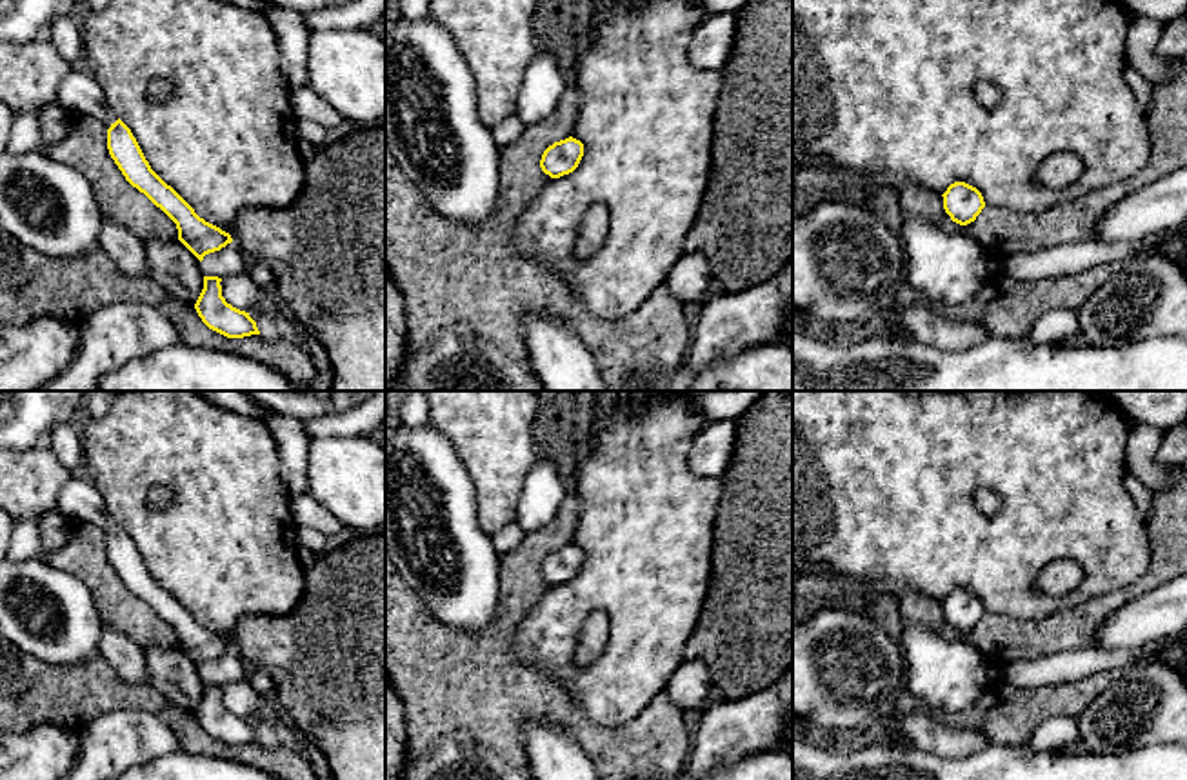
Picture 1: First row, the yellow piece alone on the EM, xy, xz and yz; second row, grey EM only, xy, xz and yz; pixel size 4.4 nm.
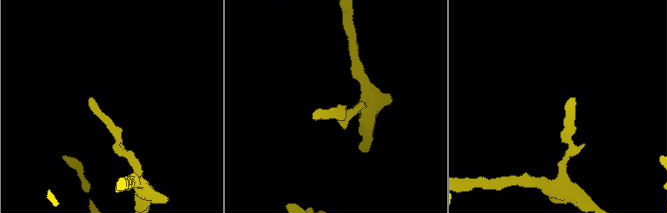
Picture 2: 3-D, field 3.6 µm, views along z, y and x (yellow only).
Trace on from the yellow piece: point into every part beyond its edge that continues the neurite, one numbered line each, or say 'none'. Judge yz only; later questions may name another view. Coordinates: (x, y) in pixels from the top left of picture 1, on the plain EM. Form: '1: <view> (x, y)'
none

